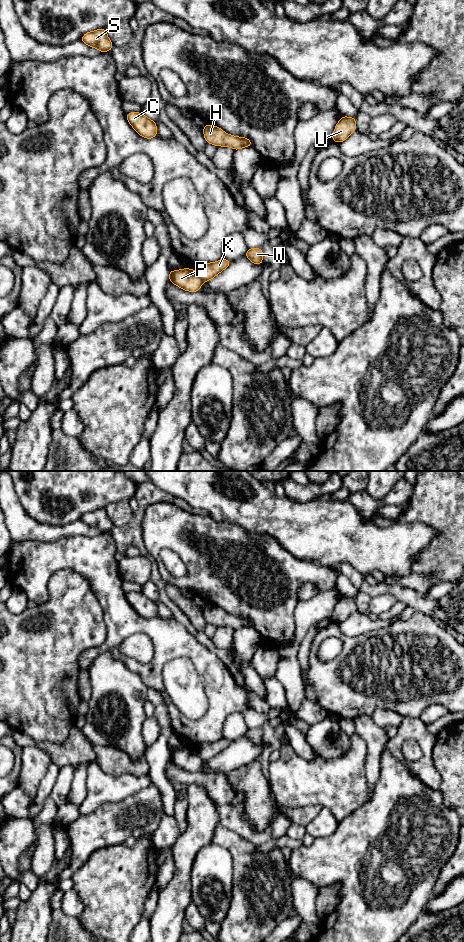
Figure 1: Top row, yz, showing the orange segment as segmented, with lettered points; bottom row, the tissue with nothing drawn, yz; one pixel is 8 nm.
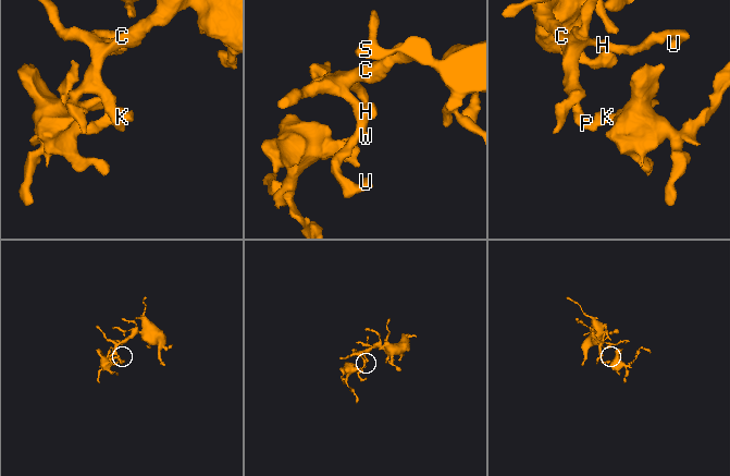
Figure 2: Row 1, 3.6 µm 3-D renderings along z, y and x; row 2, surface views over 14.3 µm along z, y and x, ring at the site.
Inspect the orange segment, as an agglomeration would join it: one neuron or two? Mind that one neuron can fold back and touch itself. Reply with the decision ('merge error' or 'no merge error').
merge error

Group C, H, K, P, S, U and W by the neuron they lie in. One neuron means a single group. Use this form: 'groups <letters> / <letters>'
groups C H P S U / K W

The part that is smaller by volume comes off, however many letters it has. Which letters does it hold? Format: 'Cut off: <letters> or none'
Cut off: K, W

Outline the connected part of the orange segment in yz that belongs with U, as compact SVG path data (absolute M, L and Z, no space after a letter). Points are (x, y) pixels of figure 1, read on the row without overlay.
M342 596L335 606L331 619L340 624L346 620L355 610L355 597Z

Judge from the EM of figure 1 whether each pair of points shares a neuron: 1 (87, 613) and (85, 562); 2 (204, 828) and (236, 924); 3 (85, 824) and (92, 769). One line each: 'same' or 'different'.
1: different
2: different
3: different

